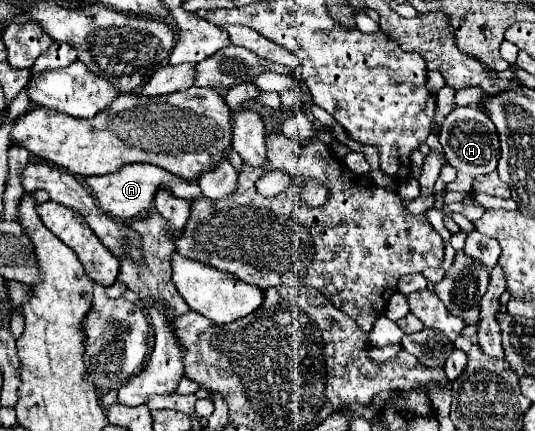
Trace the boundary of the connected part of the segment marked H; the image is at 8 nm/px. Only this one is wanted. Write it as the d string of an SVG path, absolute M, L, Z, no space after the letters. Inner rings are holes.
M462 106L452 110L446 116L446 120L440 126L440 144L444 150L446 162L458 172L456 180L446 186L446 192L452 192L452 190L472 192L472 182L476 176L496 170L496 164L500 158L498 132L492 120L486 114L482 114L476 106Z

